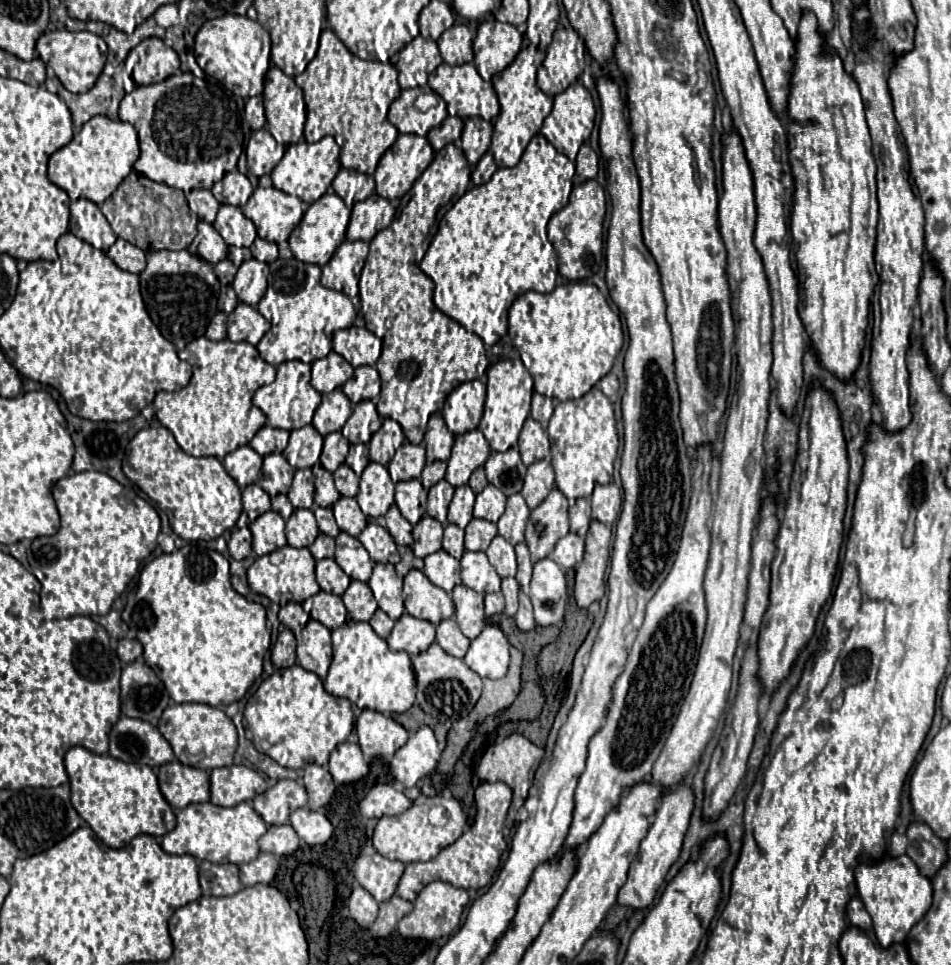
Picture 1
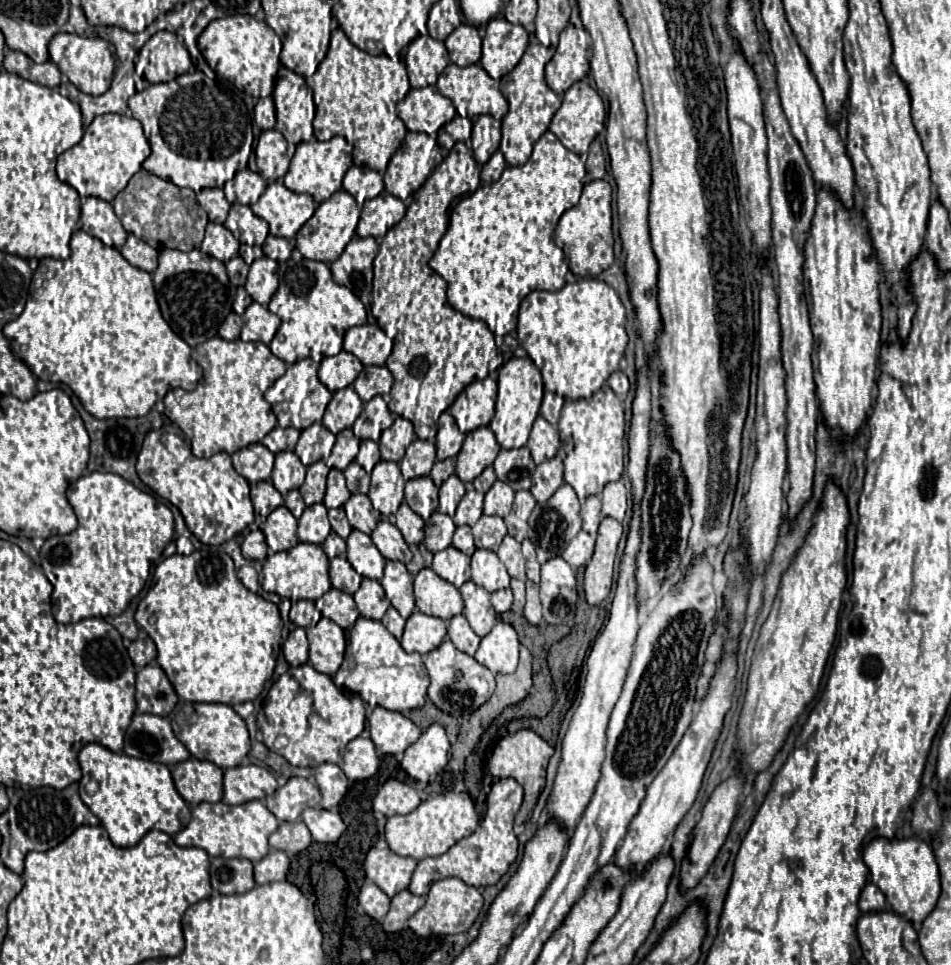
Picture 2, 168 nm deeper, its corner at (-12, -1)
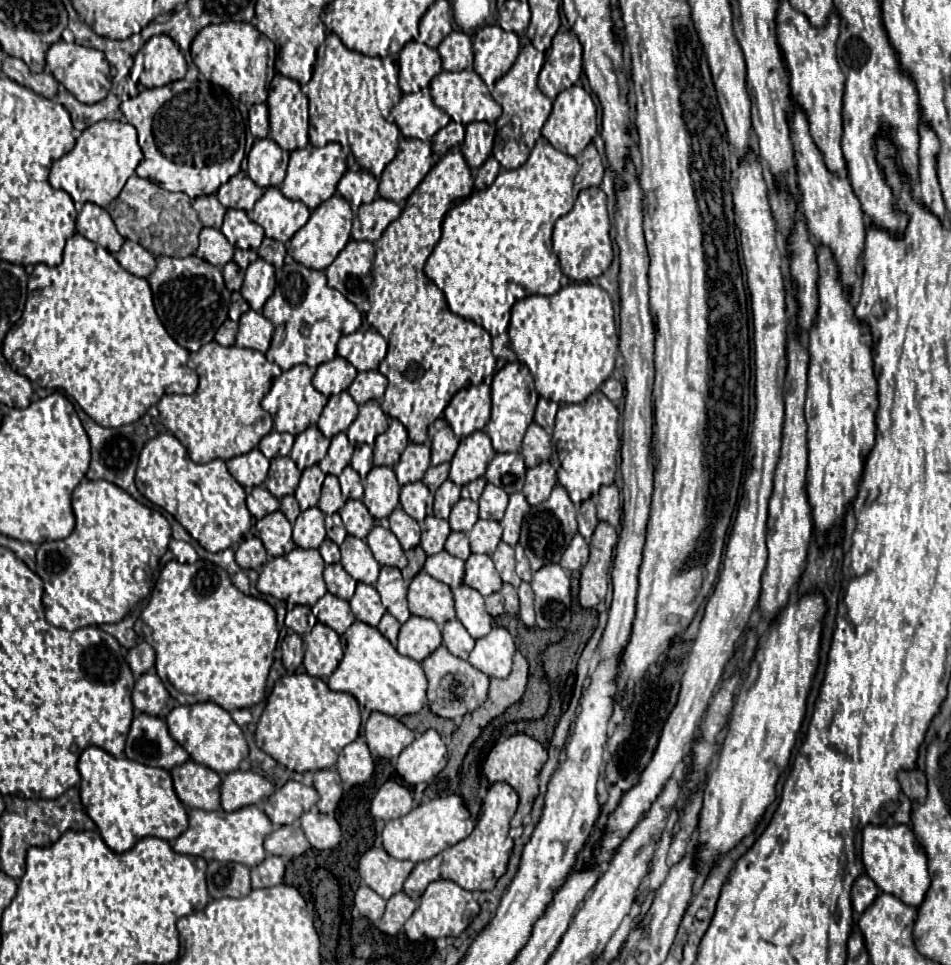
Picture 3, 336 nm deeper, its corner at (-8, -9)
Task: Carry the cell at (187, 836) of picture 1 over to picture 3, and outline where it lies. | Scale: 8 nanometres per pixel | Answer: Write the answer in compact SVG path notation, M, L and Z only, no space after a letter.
M244 806L236 812L190 810L190 826L176 840L174 850L180 854L202 856L206 860L240 862L246 866L256 866L266 858L266 850L262 842L270 832L272 832L272 822L258 806Z

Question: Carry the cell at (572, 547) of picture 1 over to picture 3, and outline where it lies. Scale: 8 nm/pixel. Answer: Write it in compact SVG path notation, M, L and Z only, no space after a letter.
M576 534L570 546L566 548L566 552L562 554L560 566L572 572L572 570L580 570L586 564L586 560L588 560L588 544L580 534Z

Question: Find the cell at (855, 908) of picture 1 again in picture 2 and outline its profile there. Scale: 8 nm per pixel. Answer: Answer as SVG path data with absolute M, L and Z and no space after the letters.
M868 882L860 894L858 908L862 912L882 912L882 910L886 910L886 898L872 882Z

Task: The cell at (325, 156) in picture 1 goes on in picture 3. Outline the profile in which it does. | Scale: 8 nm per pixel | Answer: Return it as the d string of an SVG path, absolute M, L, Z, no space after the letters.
M330 142L322 148L308 144L304 150L294 150L290 154L288 174L282 182L282 194L290 200L300 200L310 210L314 210L336 192L336 184L344 172L346 172L346 154L342 152L342 146L338 142Z

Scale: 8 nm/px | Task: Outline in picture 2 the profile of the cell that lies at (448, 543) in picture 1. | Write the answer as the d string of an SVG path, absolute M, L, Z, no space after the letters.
M458 526L458 528L456 528L452 546L458 548L460 552L464 552L466 556L472 556L472 554L474 554L476 546L474 546L474 538L472 538L472 530L470 530L470 526Z

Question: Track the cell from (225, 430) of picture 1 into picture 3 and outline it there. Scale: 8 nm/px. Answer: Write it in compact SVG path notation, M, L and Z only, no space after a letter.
M210 342L190 354L187 366L199 377L198 390L192 394L192 400L166 394L158 402L158 410L160 422L184 444L194 462L204 464L216 458L230 460L246 454L272 432L272 416L260 406L260 400L278 378L278 366L268 362L262 352Z

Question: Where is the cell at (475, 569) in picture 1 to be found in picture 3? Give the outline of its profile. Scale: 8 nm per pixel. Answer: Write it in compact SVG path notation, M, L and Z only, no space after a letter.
M470 554L470 558L466 560L464 584L478 590L482 596L490 596L502 588L502 578L498 576L488 554Z

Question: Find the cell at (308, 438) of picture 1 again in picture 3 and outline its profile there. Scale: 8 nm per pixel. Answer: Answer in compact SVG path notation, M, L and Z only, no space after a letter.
M316 426L306 428L306 432L298 434L290 452L290 458L298 464L300 470L318 464L326 452L328 452L330 440L326 436L322 436L322 432L318 432Z

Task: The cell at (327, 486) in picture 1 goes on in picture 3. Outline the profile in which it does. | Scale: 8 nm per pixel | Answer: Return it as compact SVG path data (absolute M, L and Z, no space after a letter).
M326 476L324 486L322 486L322 496L320 496L318 508L320 508L324 514L334 514L334 512L338 512L338 510L344 506L344 502L346 502L346 500L342 498L338 478L336 478L336 476Z

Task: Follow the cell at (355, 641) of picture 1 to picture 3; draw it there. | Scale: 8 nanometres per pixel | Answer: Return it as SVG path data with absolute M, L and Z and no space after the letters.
M354 622L342 636L343 658L338 668L328 678L328 686L336 692L352 694L358 704L366 710L378 710L382 714L402 718L406 714L416 714L426 704L426 676L422 666L396 652L396 648L386 640L378 628Z

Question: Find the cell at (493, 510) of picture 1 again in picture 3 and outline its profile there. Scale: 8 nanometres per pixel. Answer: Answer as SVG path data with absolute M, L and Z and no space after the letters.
M488 482L480 496L480 518L500 522L504 516L506 504L508 504L508 494L502 488Z

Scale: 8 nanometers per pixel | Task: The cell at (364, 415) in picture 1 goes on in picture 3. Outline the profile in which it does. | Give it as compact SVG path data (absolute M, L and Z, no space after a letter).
M370 400L360 406L356 420L348 428L350 444L374 444L376 436L388 428L388 416L382 412L378 400Z

